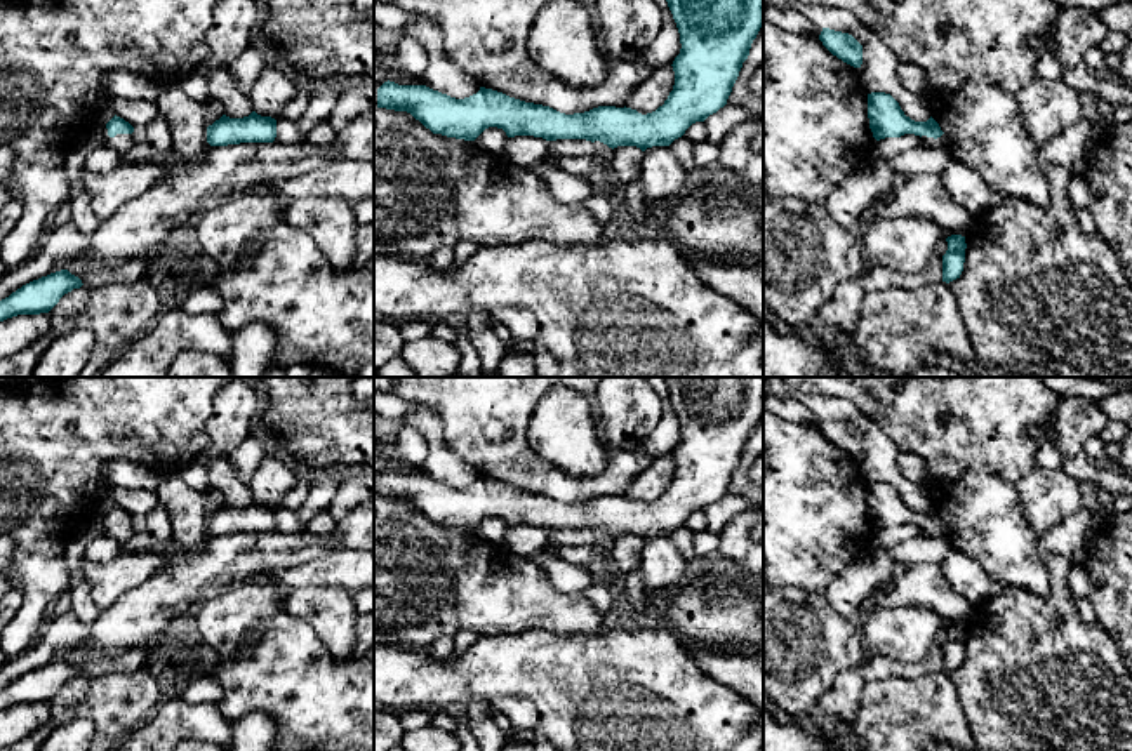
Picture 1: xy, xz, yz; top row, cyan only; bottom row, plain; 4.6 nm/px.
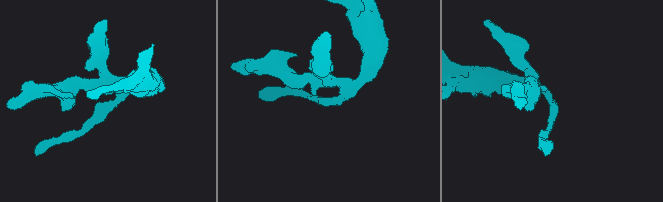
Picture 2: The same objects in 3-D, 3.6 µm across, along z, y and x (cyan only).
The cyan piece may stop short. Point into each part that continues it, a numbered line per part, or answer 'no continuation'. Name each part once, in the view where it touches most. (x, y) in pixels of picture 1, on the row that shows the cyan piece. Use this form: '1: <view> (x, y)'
1: xy (120, 141)

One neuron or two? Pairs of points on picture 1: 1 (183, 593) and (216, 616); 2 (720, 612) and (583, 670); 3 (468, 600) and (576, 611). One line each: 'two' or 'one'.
1: two
2: two
3: one

